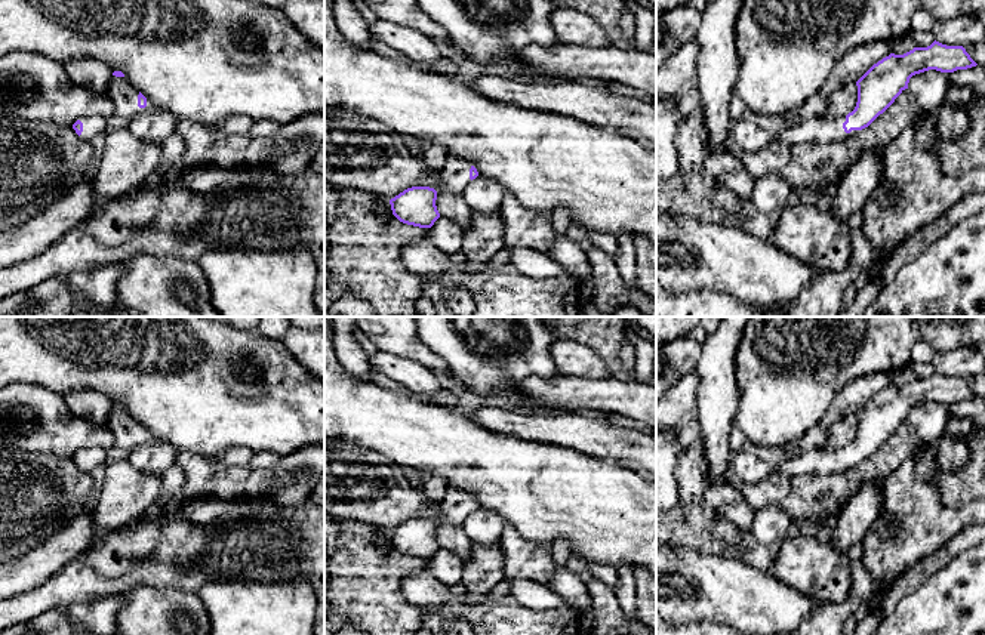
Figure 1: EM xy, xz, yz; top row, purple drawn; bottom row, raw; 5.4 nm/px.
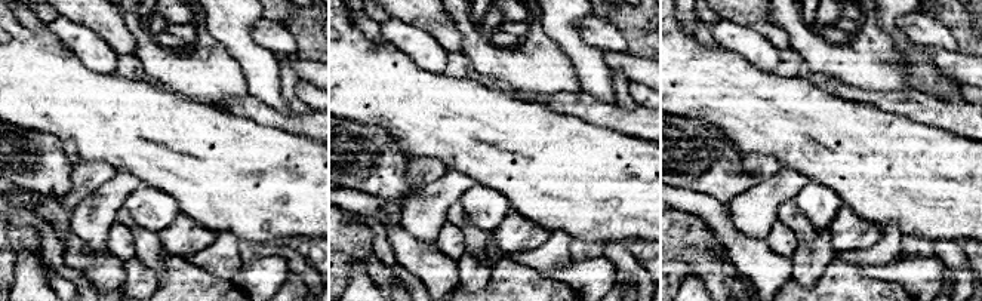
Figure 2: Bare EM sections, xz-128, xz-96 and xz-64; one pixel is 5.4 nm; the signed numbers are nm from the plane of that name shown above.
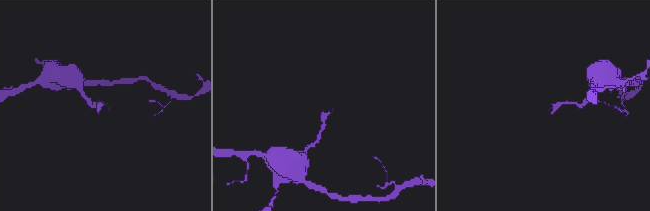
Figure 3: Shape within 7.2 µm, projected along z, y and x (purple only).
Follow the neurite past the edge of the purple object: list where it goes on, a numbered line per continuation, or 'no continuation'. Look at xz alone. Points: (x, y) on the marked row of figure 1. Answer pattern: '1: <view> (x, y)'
1: xz (455, 173)

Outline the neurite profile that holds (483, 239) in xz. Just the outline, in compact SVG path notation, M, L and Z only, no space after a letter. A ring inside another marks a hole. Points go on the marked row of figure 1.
M499 210L493 213L473 212L471 224L464 234L461 247L465 255L464 271L480 272L487 269L489 261L505 247L502 235L504 225Z

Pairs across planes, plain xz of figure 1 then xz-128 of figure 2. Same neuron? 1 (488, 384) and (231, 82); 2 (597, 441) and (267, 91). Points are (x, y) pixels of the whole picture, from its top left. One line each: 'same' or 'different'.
1: same
2: different

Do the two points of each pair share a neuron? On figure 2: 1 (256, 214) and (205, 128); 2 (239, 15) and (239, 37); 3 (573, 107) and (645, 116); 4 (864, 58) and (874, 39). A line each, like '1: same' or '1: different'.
1: same
2: same
3: same
4: same

